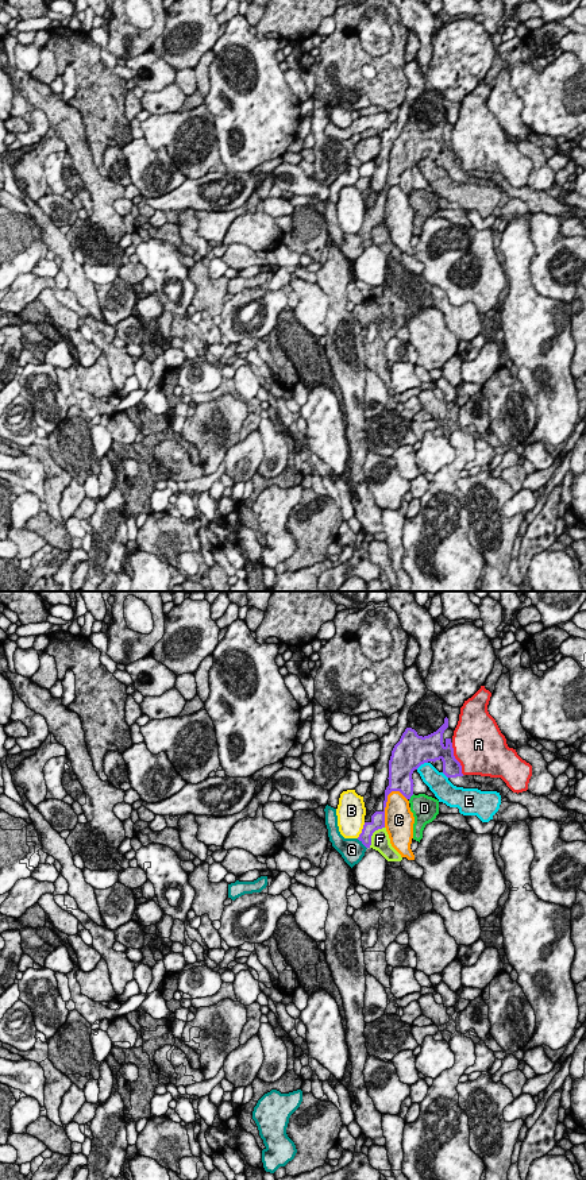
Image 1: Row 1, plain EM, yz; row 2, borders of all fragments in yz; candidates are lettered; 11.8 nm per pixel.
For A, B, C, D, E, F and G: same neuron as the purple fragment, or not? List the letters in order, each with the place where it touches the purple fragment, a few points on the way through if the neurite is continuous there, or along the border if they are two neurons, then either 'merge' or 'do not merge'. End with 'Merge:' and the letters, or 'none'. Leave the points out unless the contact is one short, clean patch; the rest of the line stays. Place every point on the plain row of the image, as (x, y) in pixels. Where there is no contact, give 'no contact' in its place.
A: meets purple in yz at (455, 154); do not merge
B: meets purple in yz at (362, 226); border along yz (365, 218), (357, 232); do not merge
C: meets purple in yz at (385, 201); do not merge
D: meets purple in yz at (411, 191); border along yz (413, 189), (409, 195); do not merge
E: meets purple in yz at (421, 158); do not merge
F: meets purple in yz at (371, 230); do not merge
G: meets purple in yz at (362, 238); border along yz (357, 234), (366, 243); do not merge
Merge: none

